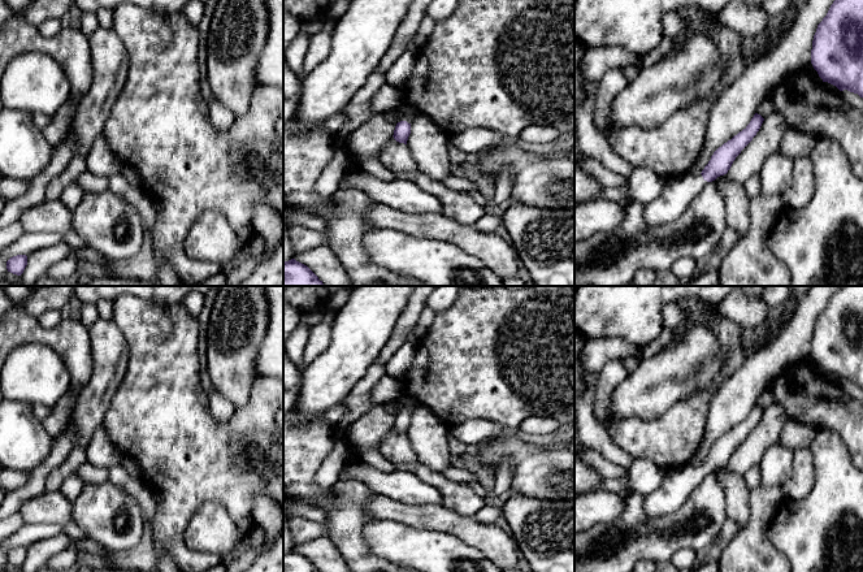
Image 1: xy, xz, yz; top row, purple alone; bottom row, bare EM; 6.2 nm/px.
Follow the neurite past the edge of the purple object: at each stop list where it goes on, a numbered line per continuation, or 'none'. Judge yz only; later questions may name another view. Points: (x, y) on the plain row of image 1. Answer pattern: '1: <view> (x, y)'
1: yz (672, 493)

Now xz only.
1: xz (410, 403)

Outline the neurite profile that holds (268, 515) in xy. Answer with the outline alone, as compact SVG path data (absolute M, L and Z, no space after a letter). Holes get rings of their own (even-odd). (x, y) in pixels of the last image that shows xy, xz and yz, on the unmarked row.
M260 494L253 500L253 521L266 533L264 551L268 551L283 533L283 508L270 497Z

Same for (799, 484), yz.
M810 448L794 451L792 474L781 486L785 499L799 500L807 497L814 488L814 459Z

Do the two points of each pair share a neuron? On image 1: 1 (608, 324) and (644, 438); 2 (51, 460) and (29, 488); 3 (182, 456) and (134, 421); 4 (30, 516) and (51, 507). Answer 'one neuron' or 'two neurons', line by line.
1: two neurons
2: one neuron
3: one neuron
4: one neuron

